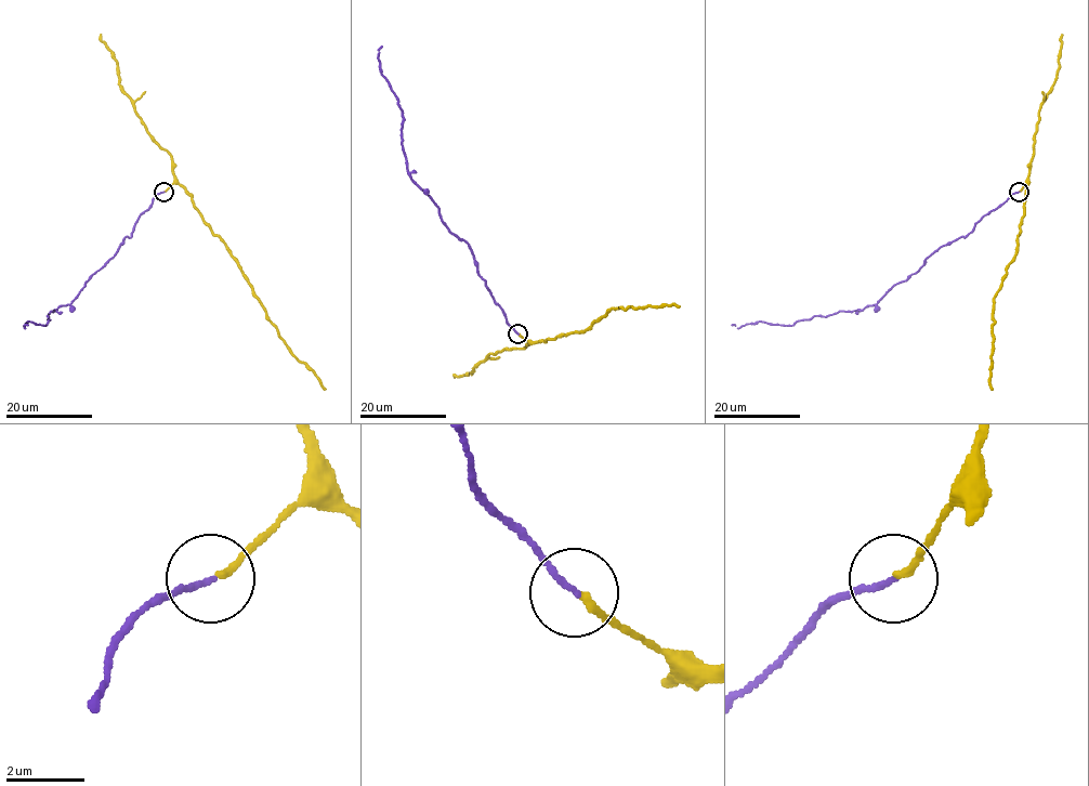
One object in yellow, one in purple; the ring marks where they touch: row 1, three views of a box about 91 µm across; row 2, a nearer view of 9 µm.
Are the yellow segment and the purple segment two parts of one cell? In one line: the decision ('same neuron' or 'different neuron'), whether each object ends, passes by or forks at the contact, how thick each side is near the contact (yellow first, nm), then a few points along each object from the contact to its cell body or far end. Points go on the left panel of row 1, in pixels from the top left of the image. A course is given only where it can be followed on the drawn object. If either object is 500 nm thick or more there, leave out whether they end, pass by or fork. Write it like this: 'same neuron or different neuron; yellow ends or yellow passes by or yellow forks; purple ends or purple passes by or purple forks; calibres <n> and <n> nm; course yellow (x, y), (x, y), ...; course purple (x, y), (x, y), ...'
same neuron; yellow ends; purple ends; calibres 180 and 150 nm; course yellow (165, 192), (173, 184), (184, 188), (202, 221), (238, 265), (288, 350), (326, 390); course purple (163, 192), (70, 304), (51, 312), (46, 326), (28, 326)

